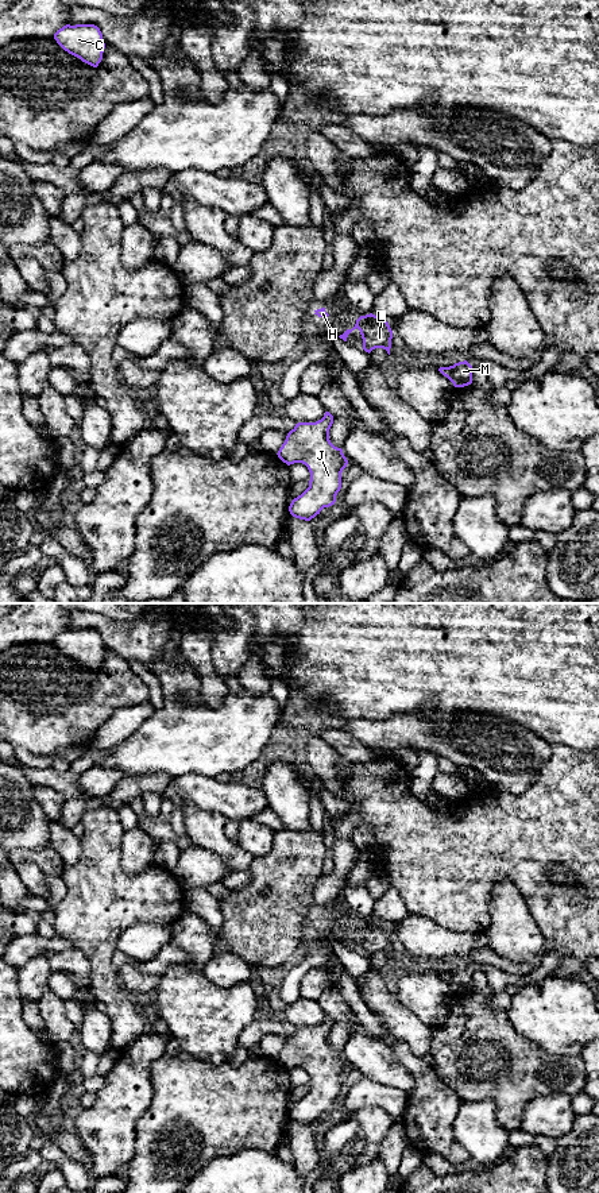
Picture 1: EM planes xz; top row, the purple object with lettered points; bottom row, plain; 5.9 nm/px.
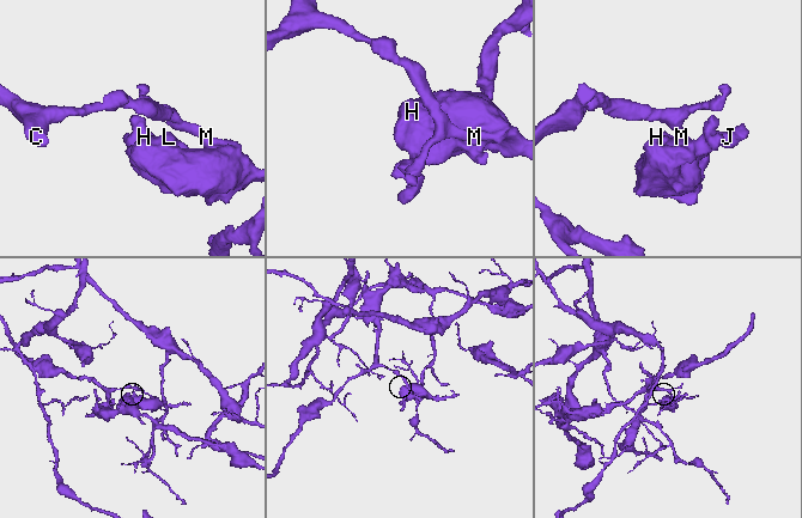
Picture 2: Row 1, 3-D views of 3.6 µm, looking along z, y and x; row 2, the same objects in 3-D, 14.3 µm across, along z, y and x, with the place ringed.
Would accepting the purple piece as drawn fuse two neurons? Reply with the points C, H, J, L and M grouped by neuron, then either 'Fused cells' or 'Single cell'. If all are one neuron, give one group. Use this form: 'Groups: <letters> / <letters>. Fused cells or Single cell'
Groups: C / H J L M. Fused cells

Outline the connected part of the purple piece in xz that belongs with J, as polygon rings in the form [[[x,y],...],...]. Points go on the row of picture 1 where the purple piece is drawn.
[[[325,412],[316,422],[298,422],[287,433],[278,457],[287,466],[302,463],[310,472],[309,487],[289,506],[293,517],[310,521],[324,507],[335,505],[341,489],[341,472],[348,460],[329,440],[333,416]]]

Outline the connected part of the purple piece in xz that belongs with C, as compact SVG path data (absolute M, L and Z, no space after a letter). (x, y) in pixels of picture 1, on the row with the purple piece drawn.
M66 24L54 34L54 39L65 51L93 67L103 59L105 43L94 24Z

